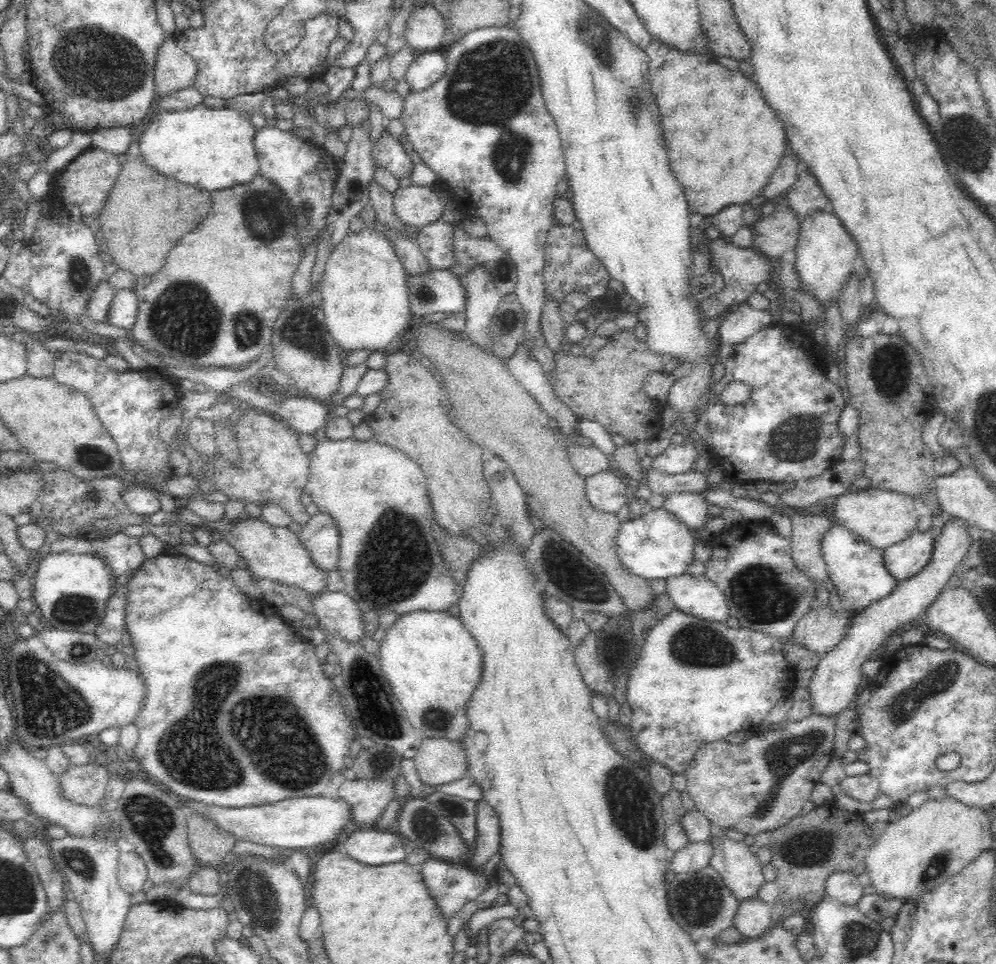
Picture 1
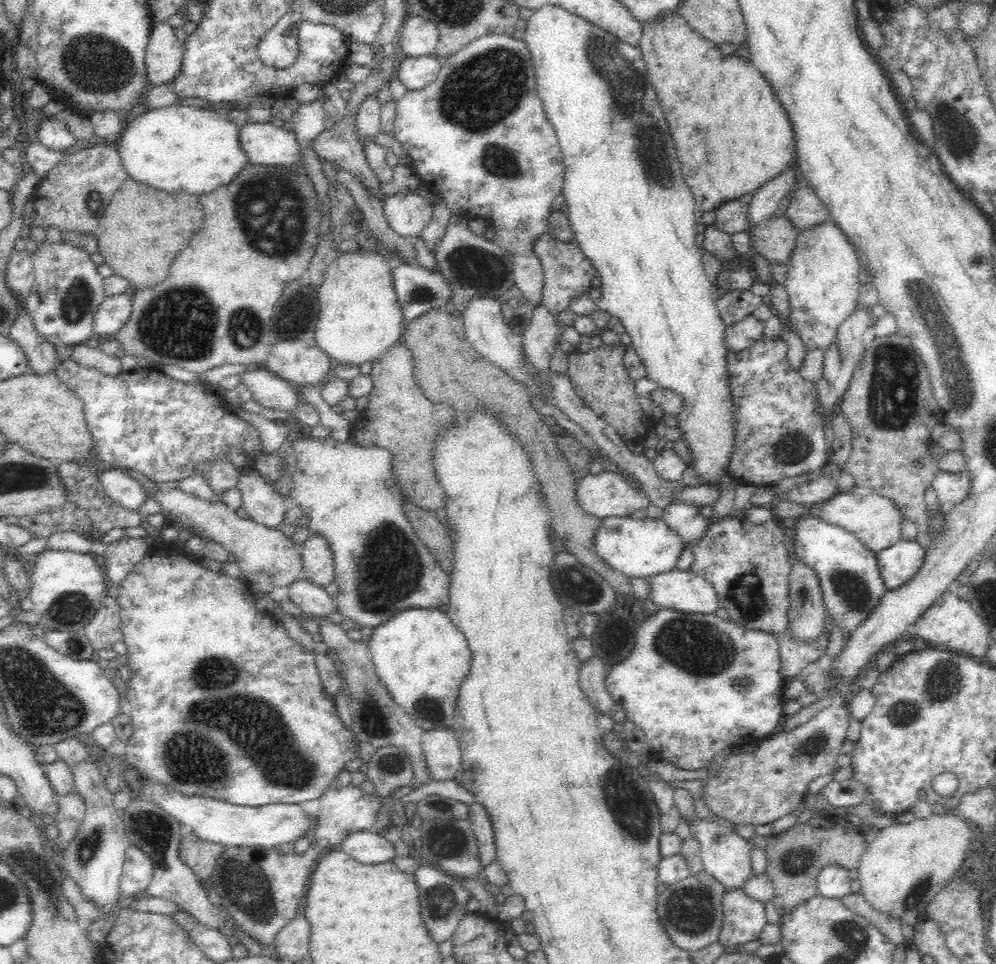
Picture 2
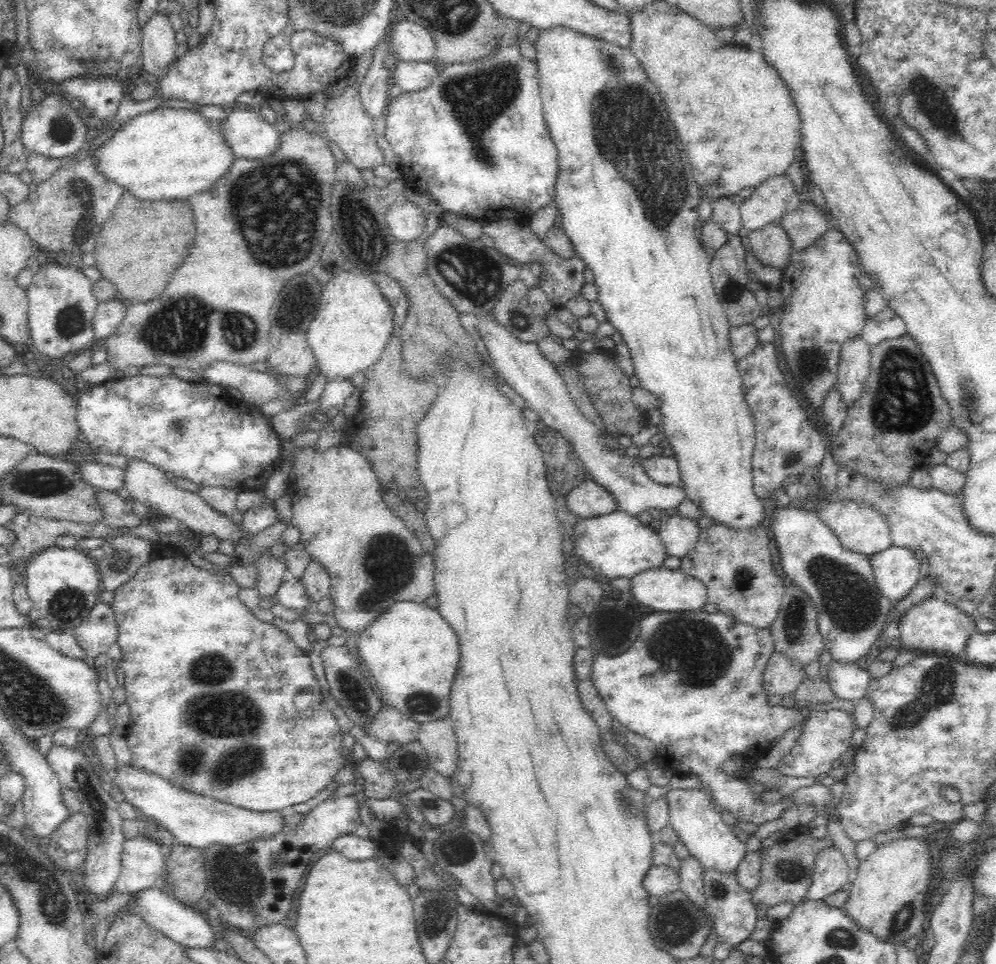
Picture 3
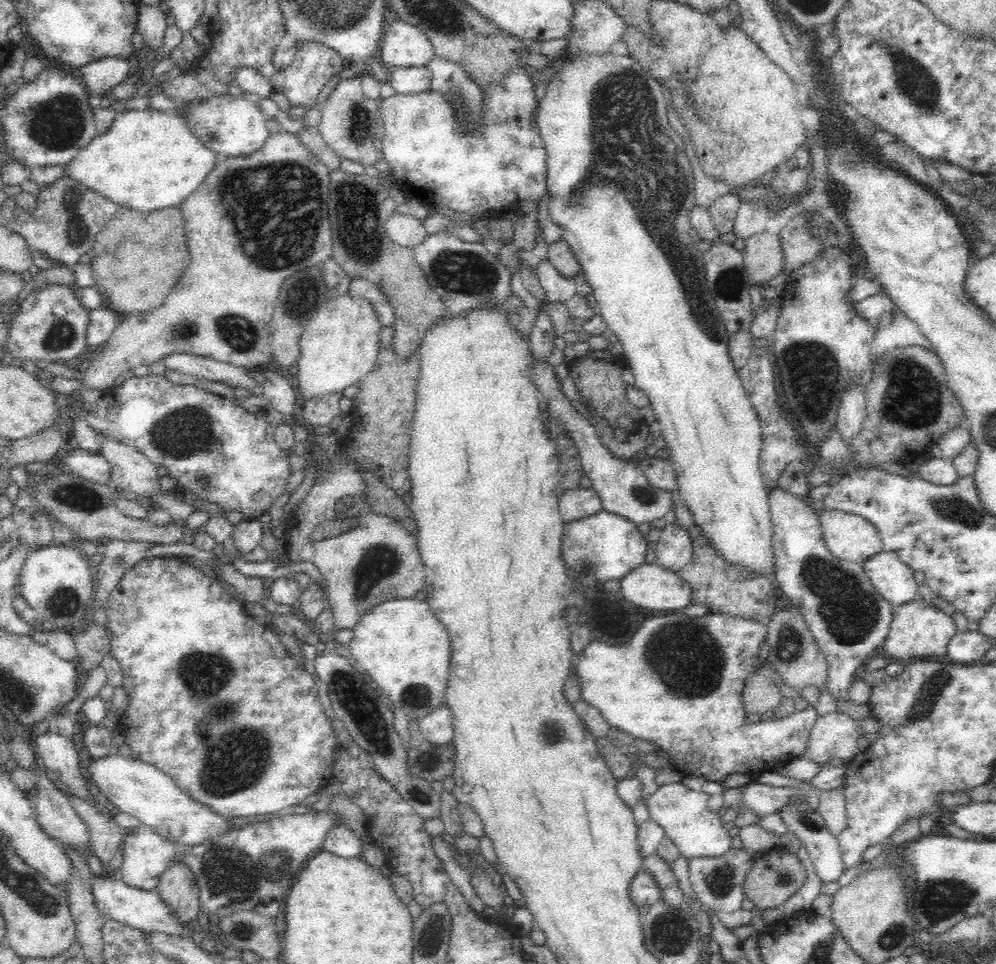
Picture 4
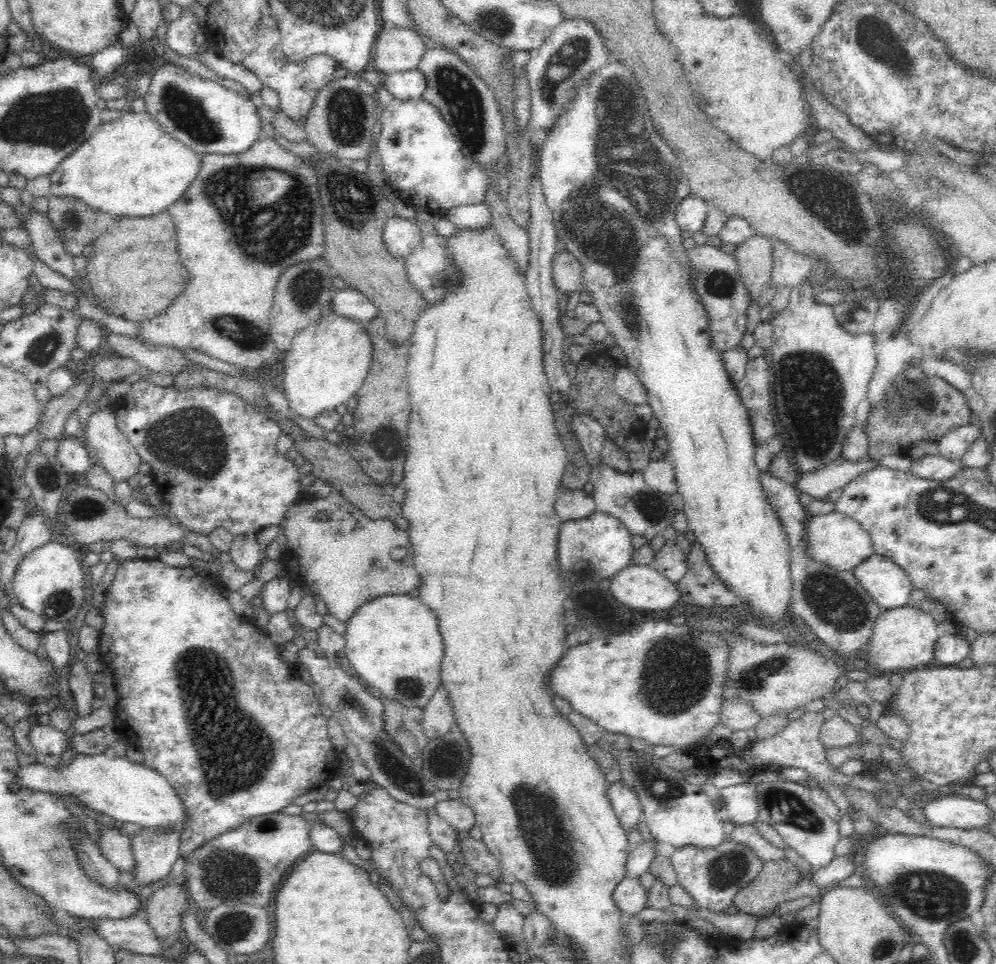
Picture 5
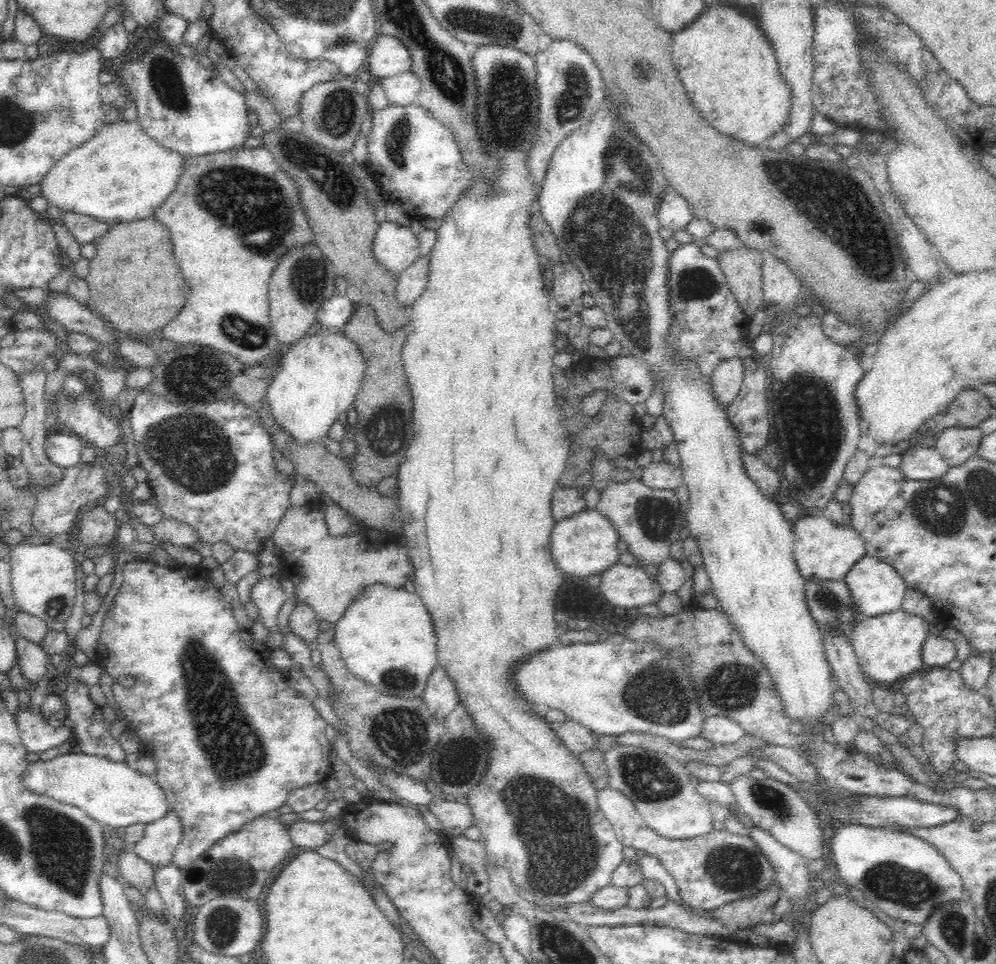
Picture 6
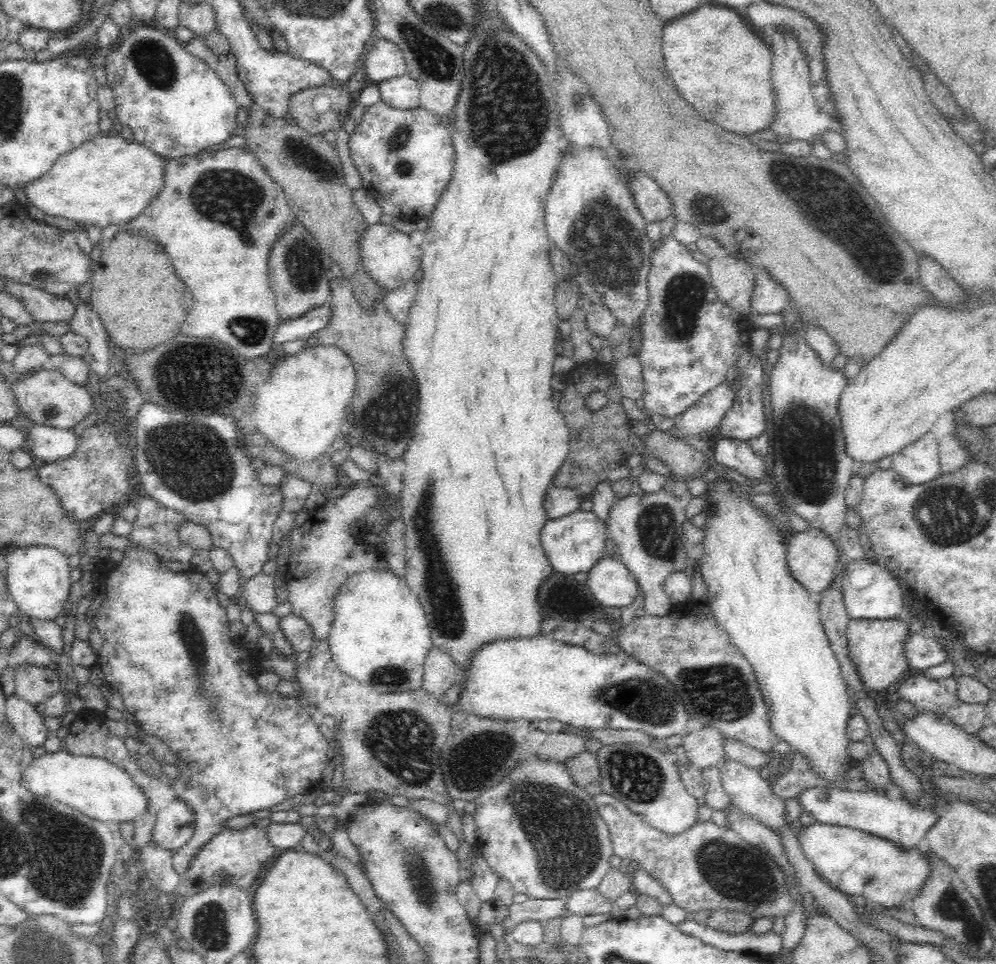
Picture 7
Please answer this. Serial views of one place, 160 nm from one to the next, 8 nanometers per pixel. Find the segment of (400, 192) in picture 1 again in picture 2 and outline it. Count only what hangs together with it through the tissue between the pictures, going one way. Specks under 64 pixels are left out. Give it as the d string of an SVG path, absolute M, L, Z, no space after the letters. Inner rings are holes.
M416 192L390 195L383 203L383 212L390 227L400 234L415 239L432 220L434 205Z

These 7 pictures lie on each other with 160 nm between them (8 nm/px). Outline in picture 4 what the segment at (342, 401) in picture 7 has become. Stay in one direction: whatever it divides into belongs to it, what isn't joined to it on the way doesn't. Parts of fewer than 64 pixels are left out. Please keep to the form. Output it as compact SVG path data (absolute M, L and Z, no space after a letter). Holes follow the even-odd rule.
M346 292L327 298L308 320L300 336L302 352L295 376L299 401L330 391L344 392L365 377L378 361L380 332L384 327L374 303L368 297Z

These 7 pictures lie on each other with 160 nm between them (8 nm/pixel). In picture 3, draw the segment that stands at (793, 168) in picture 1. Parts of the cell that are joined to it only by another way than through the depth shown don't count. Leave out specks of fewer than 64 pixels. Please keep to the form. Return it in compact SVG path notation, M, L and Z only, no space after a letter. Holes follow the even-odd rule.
M786 173L768 178L742 202L743 228L750 232L779 222L795 200L793 184Z

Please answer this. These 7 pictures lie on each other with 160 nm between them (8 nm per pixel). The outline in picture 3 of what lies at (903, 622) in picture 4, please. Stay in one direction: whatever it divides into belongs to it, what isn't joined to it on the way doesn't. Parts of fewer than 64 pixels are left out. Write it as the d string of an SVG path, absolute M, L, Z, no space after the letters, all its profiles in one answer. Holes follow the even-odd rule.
M946 599L924 600L902 616L899 623L900 644L906 650L922 648L924 651L935 650L940 654L948 654L949 656L960 655L966 652L966 646L968 646L968 640L972 634L976 634L976 619L977 615L970 616L970 614L962 612L960 608L956 608L956 605L948 604Z

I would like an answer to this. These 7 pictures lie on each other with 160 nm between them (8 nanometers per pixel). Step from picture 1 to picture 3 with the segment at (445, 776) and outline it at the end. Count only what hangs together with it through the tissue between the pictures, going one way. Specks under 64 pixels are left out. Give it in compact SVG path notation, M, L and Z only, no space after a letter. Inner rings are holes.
M450 718L423 723L416 739L428 755L428 762L442 776L450 777L457 768L457 737Z

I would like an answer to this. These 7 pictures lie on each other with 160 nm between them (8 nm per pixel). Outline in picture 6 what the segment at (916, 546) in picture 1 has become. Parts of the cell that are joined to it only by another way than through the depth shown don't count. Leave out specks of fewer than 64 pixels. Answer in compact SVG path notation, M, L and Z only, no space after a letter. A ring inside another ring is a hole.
M868 554L847 572L844 581L858 603L858 611L869 617L900 609L908 590L904 577L888 561Z

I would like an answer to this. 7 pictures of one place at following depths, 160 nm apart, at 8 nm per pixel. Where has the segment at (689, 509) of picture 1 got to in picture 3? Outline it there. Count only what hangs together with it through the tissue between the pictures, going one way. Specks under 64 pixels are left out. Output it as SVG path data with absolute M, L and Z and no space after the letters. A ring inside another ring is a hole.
M677 513L666 516L659 522L659 525L660 539L666 547L668 556L680 559L698 542L701 529L698 520L694 520L694 518L680 516Z

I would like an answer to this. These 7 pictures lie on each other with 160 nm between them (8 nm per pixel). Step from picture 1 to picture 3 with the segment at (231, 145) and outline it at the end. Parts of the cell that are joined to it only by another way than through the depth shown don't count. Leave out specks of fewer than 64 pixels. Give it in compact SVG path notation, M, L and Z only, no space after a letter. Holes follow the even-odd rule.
M158 107L152 112L142 112L132 118L122 130L118 130L110 142L102 144L96 152L98 167L106 177L120 183L132 195L142 199L170 200L187 199L200 192L206 192L216 180L220 180L230 170L235 160L235 152L224 139L218 123L202 116L193 109Z

